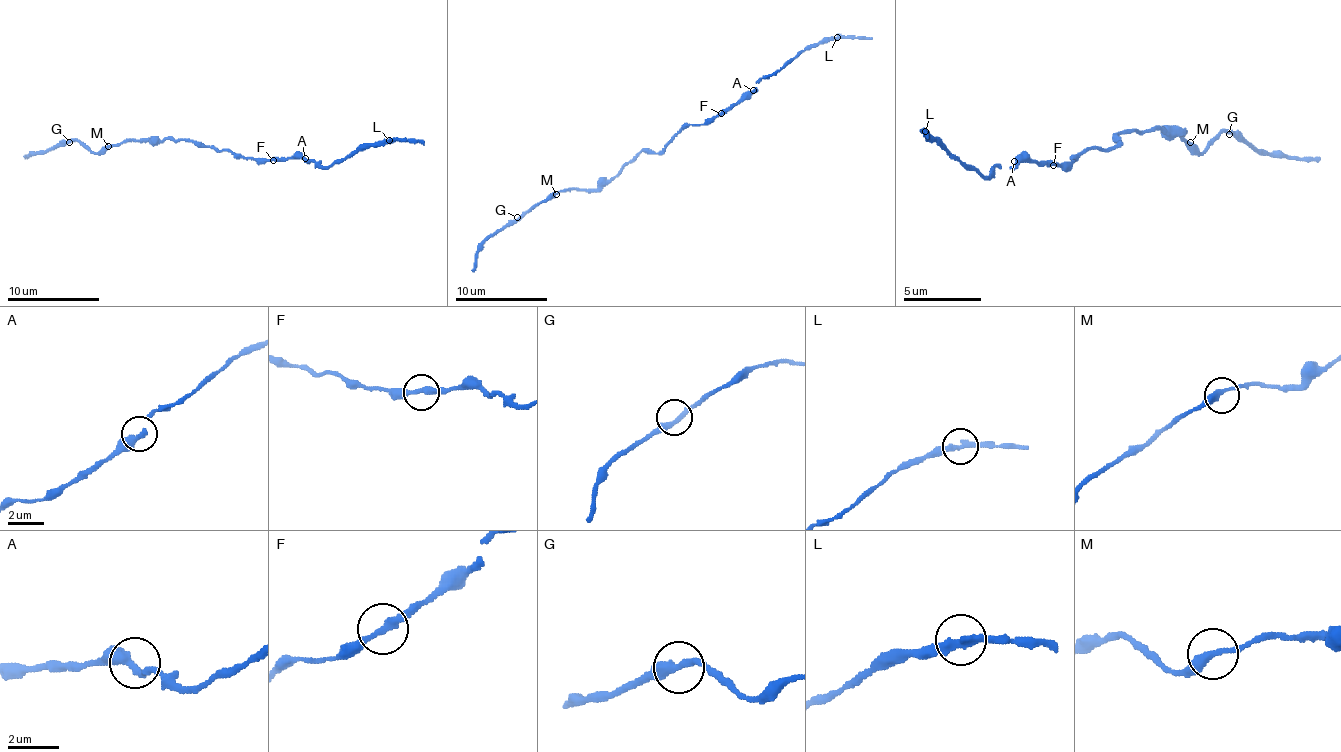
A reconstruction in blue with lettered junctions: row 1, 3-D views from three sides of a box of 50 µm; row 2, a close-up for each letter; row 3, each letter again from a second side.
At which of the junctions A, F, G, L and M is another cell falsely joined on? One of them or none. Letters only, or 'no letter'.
no letter

